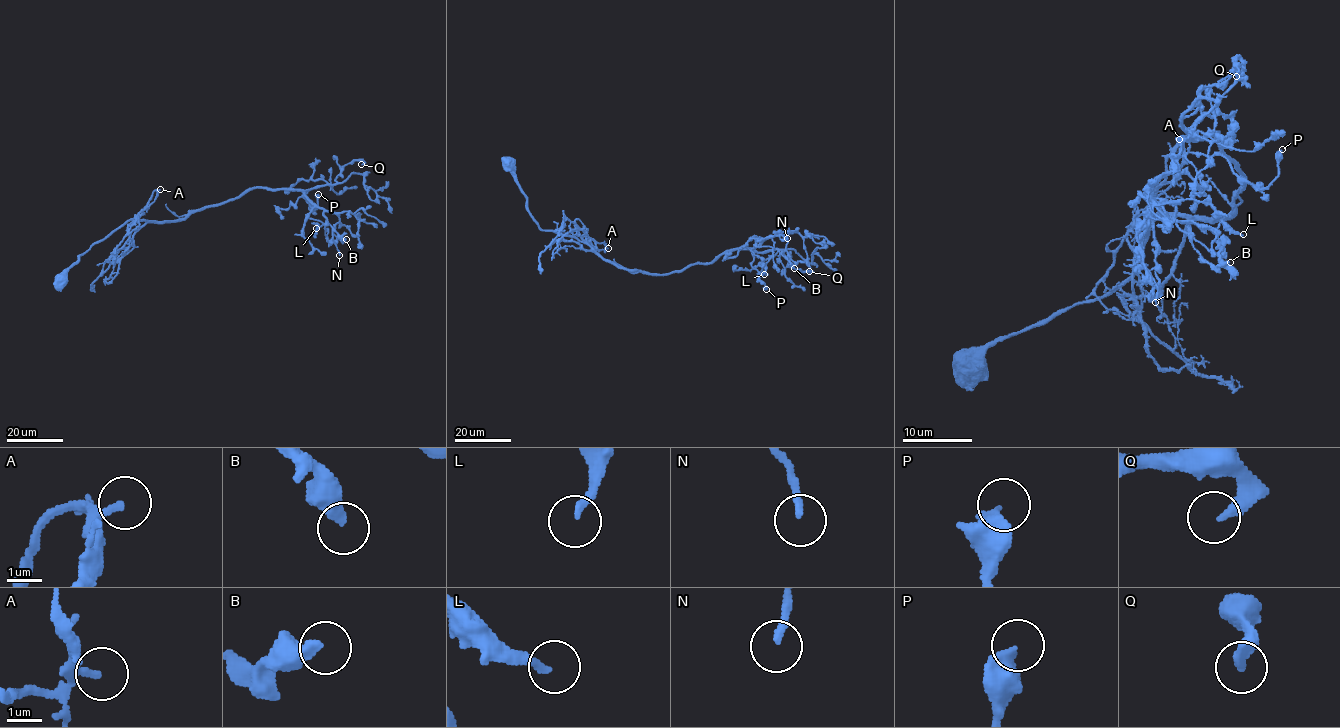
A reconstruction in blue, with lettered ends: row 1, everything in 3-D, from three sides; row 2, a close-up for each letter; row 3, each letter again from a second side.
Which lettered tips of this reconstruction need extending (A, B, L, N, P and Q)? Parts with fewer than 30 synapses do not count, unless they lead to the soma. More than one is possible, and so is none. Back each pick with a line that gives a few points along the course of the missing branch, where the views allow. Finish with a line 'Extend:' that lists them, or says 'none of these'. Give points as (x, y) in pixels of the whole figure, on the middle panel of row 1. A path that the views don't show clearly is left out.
Extend: N

